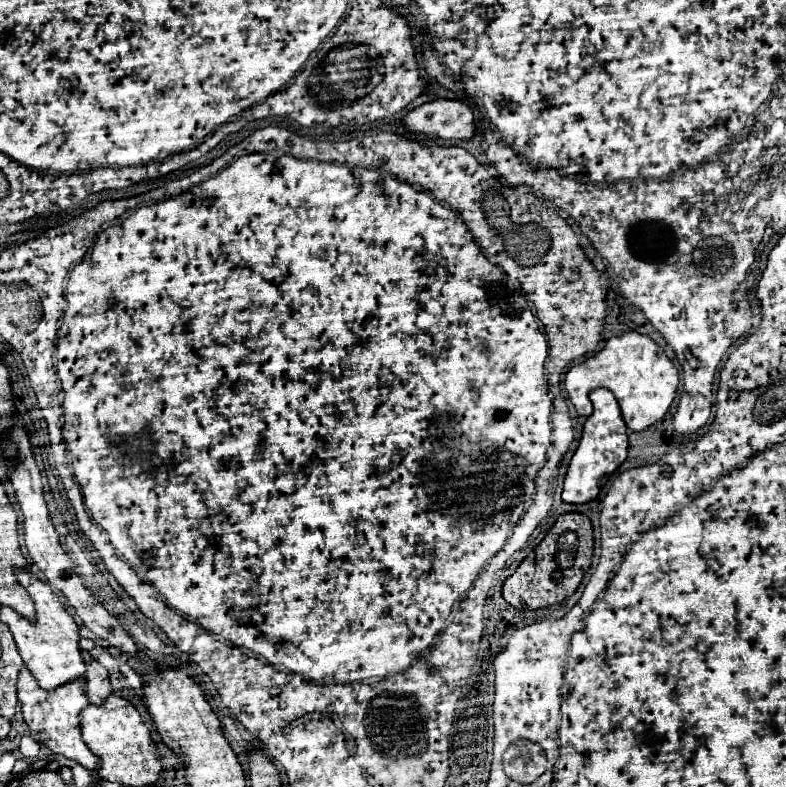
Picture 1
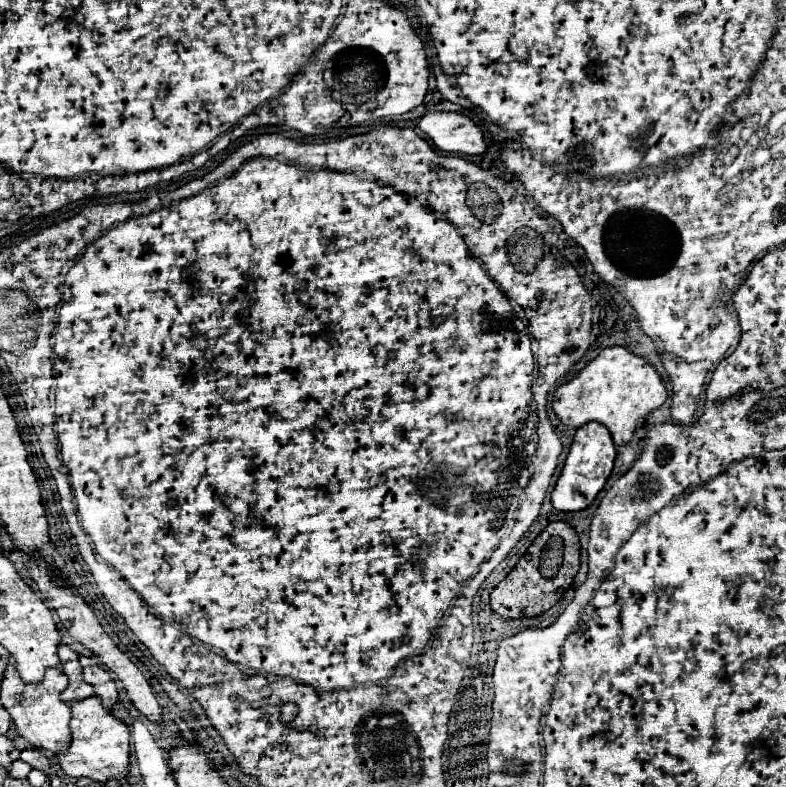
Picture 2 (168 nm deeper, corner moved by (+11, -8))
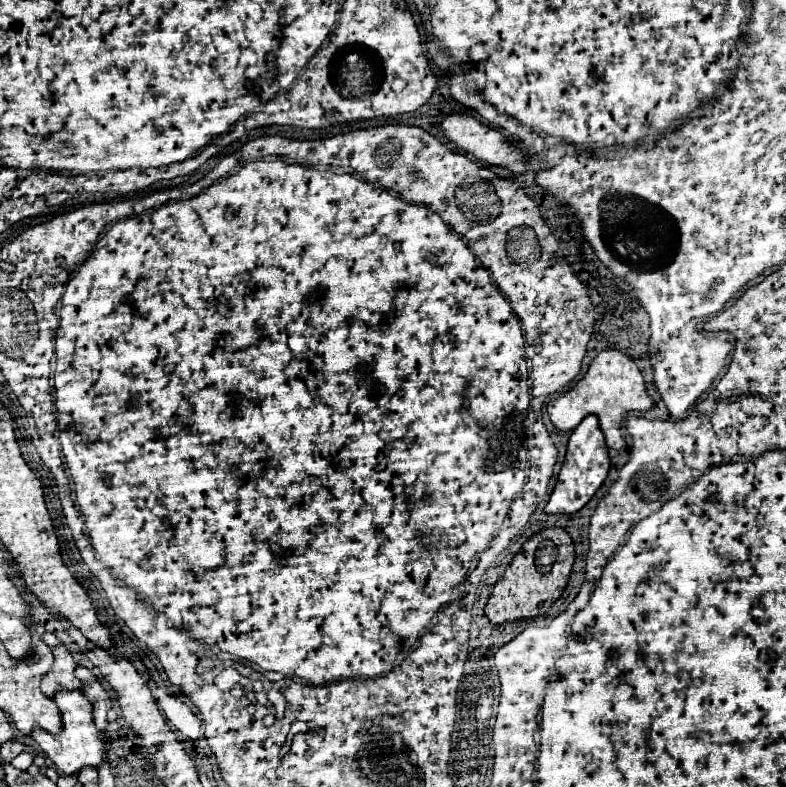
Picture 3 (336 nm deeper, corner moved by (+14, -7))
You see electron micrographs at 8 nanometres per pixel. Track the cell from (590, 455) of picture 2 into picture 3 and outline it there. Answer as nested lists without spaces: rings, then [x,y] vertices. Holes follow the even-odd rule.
[[[589,414],[573,432],[569,438],[569,446],[567,446],[567,456],[565,462],[561,466],[555,490],[545,506],[545,512],[549,514],[573,514],[577,510],[581,510],[591,498],[593,494],[601,488],[603,480],[607,478],[607,468],[611,464],[609,460],[609,452],[607,452],[607,444],[603,438],[603,432],[599,428],[599,420]]]

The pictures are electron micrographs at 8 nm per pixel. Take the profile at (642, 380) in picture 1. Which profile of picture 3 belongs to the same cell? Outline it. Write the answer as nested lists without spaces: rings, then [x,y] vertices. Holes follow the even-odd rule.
[[[603,350],[593,358],[587,374],[569,392],[547,404],[547,412],[555,428],[563,432],[571,432],[587,414],[595,414],[599,418],[607,446],[621,450],[625,446],[625,438],[621,434],[625,416],[635,410],[649,410],[651,406],[653,400],[647,394],[645,378],[637,364],[619,350]]]

